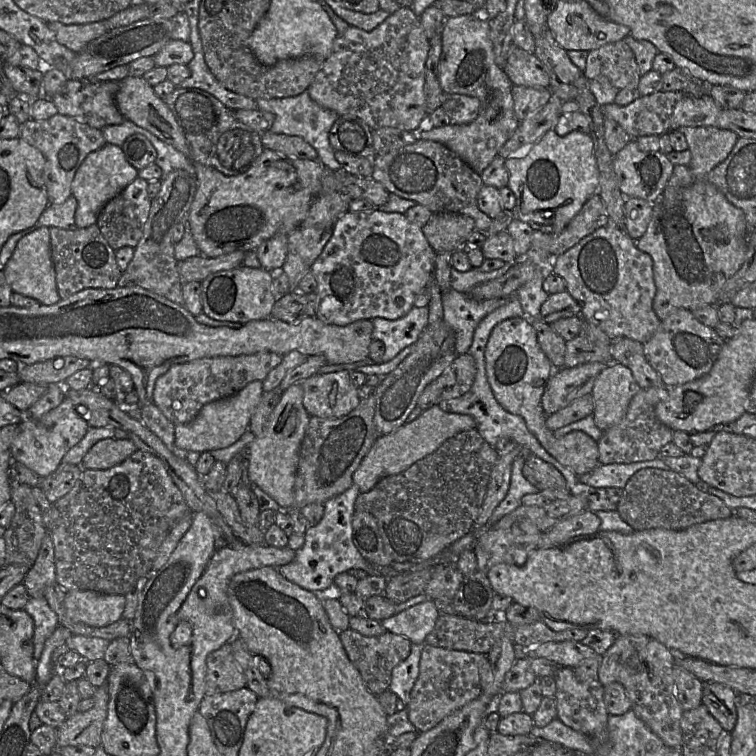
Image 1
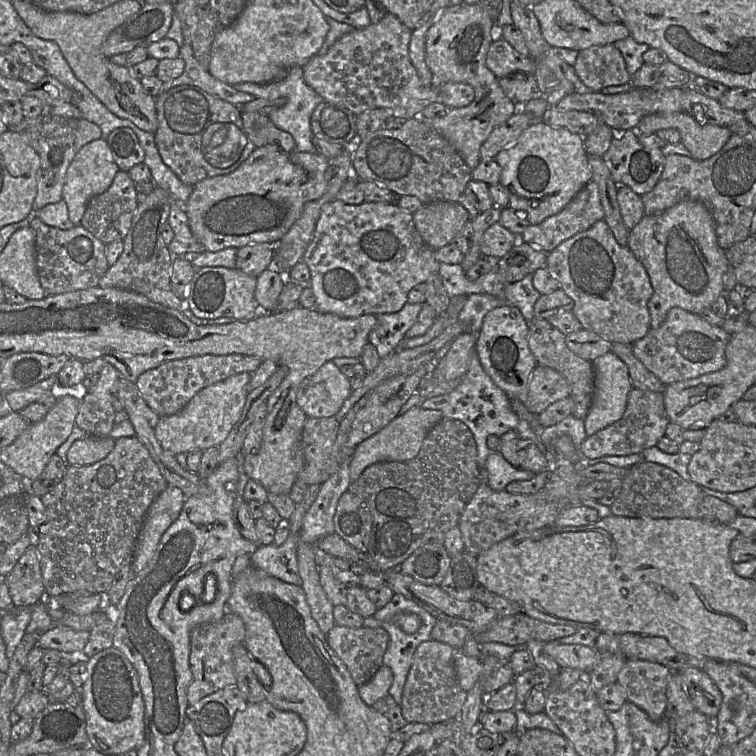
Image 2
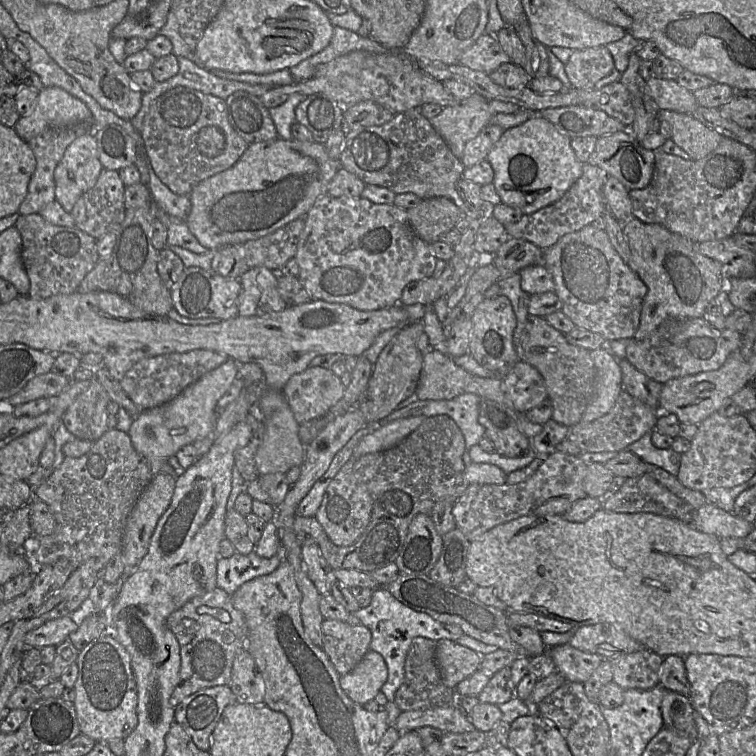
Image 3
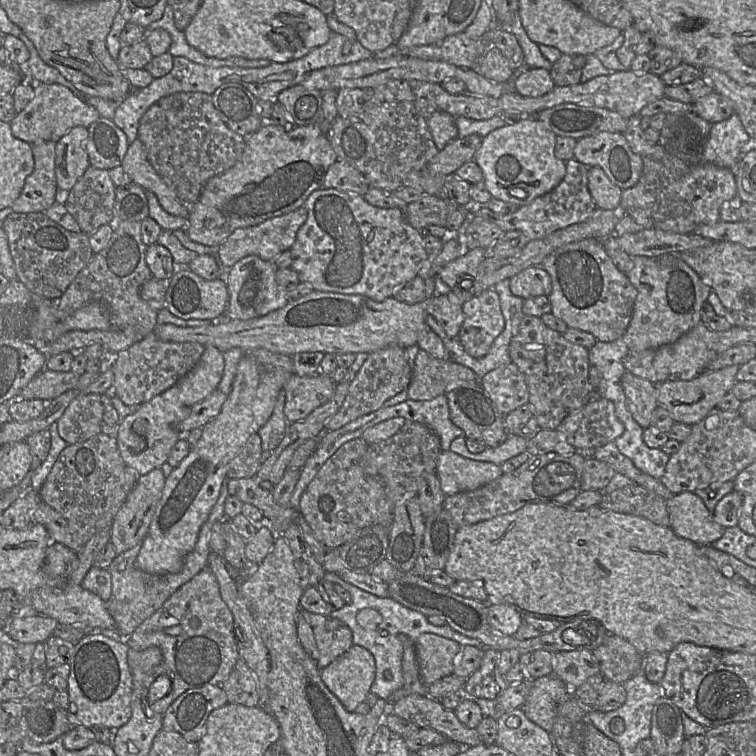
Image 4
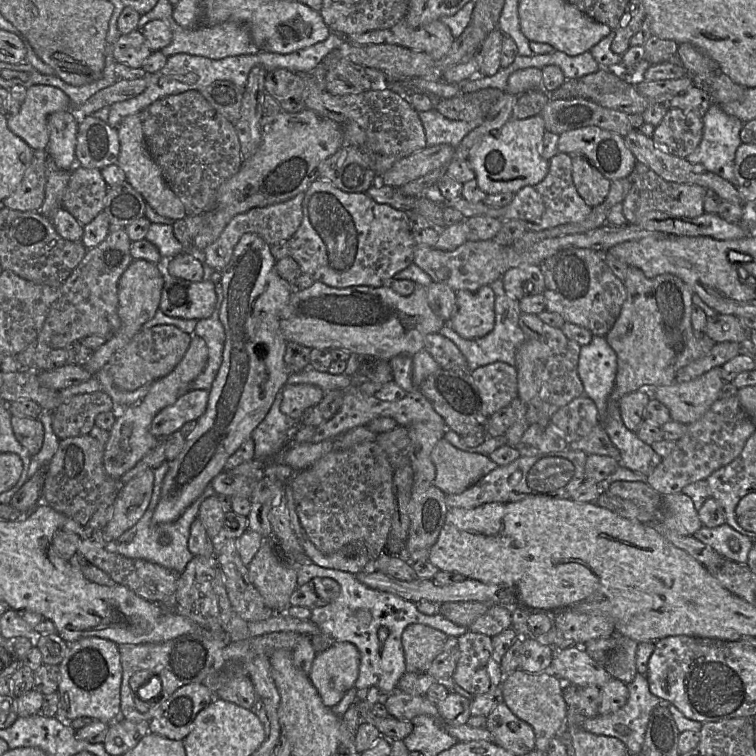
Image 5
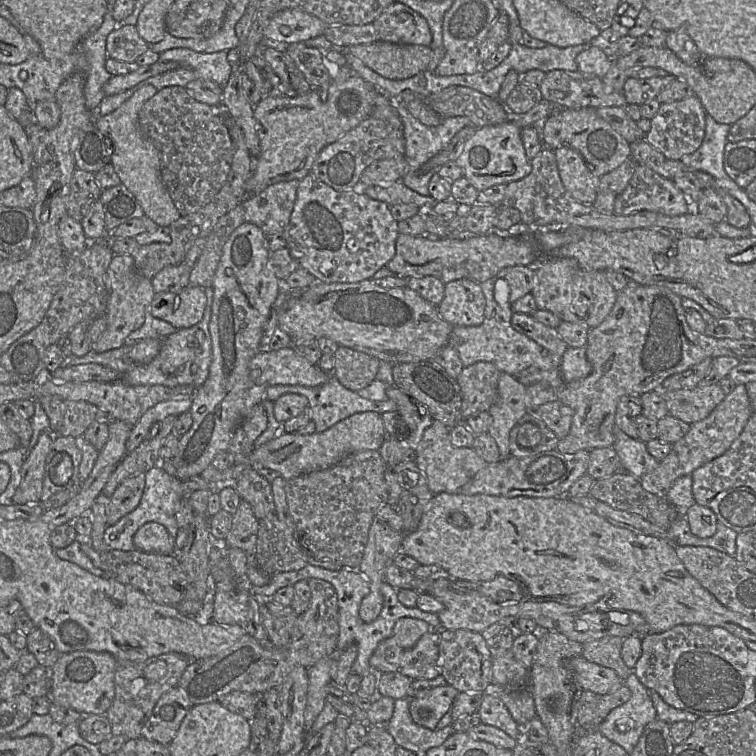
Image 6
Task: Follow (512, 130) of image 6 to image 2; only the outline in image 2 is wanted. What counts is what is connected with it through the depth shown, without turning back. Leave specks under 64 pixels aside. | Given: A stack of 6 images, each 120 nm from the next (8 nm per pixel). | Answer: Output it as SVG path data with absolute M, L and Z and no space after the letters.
M536 120L526 128L518 139L502 149L494 160L502 168L500 184L509 191L508 207L522 214L533 225L559 213L589 181L593 180L584 137L570 132L565 127L550 126L543 120Z

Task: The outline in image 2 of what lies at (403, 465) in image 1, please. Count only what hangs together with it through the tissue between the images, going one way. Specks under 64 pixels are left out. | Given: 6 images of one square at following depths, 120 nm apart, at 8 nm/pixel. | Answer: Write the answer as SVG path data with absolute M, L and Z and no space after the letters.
M421 406L399 414L387 426L355 447L349 464L351 481L356 481L367 467L377 462L406 461L416 457L429 431L443 418L441 411L424 409Z

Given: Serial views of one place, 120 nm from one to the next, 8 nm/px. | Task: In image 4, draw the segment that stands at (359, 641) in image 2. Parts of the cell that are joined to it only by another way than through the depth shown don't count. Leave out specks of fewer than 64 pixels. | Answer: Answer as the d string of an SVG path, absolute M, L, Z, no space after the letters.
M304 611L304 618L312 627L319 658L316 660L320 669L328 666L344 654L352 645L352 631L345 625L336 630L327 630L328 616Z

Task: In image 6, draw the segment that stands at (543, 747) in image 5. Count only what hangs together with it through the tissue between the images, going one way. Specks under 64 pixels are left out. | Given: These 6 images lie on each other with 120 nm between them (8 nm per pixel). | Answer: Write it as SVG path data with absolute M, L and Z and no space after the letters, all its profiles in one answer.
M490 684L485 693L500 698L518 725L526 724L537 716L534 699L528 687L509 691Z

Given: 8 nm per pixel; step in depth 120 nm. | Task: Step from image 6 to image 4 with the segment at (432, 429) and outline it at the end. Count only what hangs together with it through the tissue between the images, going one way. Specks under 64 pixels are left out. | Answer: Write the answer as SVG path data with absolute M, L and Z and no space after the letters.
M450 449L442 450L438 457L437 475L446 496L475 490L502 474L502 468L497 464L469 459Z

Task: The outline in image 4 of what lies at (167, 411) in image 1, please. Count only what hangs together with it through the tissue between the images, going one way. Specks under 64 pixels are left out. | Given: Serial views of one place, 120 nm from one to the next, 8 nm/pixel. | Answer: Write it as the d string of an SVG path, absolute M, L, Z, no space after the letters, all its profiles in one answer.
M152 332L112 357L114 382L111 391L126 405L141 405L166 391L200 360L205 346L197 342L162 341Z

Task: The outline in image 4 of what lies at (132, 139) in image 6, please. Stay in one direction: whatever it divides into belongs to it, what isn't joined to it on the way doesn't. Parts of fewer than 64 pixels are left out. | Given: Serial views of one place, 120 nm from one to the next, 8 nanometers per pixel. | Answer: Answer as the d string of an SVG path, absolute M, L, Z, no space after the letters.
M138 138L129 144L121 167L133 183L143 187L145 191L153 192L166 212L174 216L188 217L188 210L155 171L147 158L142 142Z

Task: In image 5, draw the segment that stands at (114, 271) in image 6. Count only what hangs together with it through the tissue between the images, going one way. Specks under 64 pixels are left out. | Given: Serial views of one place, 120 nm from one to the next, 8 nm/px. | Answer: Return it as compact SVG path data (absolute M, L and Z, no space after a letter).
M134 259L118 282L118 315L121 327L105 343L93 351L89 361L84 366L87 371L95 376L105 367L111 356L125 347L131 339L141 330L143 324L149 321L159 310L161 292L165 282L165 273L161 265L156 265L145 260Z

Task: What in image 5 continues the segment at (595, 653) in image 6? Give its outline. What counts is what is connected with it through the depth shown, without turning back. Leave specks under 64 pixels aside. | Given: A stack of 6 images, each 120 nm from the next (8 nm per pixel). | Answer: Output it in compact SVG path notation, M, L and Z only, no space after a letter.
M618 635L617 645L604 665L612 678L625 684L633 681L638 673L636 669L636 650L638 643L628 637Z

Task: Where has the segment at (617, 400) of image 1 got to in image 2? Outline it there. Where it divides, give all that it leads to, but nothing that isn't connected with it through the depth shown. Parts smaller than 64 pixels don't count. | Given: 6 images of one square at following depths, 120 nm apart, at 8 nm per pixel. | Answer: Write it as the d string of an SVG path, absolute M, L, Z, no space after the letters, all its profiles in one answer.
M612 350L592 363L595 390L584 418L587 436L613 424L623 416L628 395L633 388L627 366Z

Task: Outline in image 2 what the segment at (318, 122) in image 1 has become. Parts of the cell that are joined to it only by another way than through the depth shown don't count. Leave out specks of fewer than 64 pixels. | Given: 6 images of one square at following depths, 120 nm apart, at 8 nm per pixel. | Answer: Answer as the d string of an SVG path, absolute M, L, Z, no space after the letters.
M291 67L281 79L269 83L241 82L232 86L239 91L252 94L257 98L275 100L279 97L286 97L287 103L271 112L268 116L269 119L277 128L293 136L296 151L318 153L312 143L314 134L311 129L310 119L314 109L323 101L323 98L304 80L303 67Z

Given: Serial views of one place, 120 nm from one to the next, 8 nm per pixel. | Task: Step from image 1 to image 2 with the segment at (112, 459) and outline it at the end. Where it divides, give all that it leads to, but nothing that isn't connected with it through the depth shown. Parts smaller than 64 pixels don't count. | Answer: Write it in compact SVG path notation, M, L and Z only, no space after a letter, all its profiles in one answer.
M89 436L73 442L67 452L69 465L85 466L94 464L113 450L115 439L111 437Z

